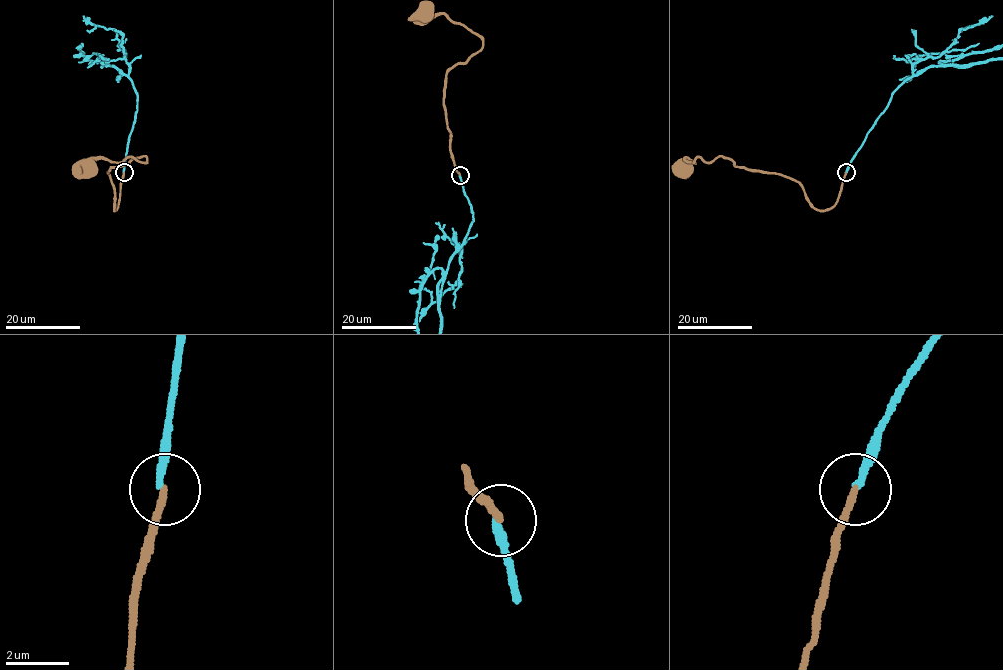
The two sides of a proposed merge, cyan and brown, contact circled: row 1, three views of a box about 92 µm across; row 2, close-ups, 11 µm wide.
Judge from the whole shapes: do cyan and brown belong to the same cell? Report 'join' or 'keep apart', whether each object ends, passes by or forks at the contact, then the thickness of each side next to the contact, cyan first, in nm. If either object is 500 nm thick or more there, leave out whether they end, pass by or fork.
keep apart; cyan ends; brown ends; calibres 240 and 220 nm

